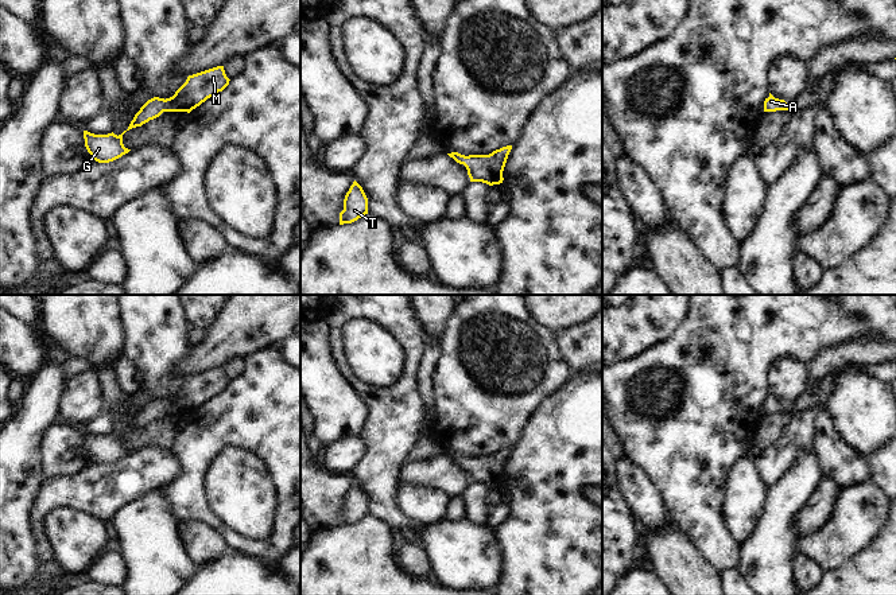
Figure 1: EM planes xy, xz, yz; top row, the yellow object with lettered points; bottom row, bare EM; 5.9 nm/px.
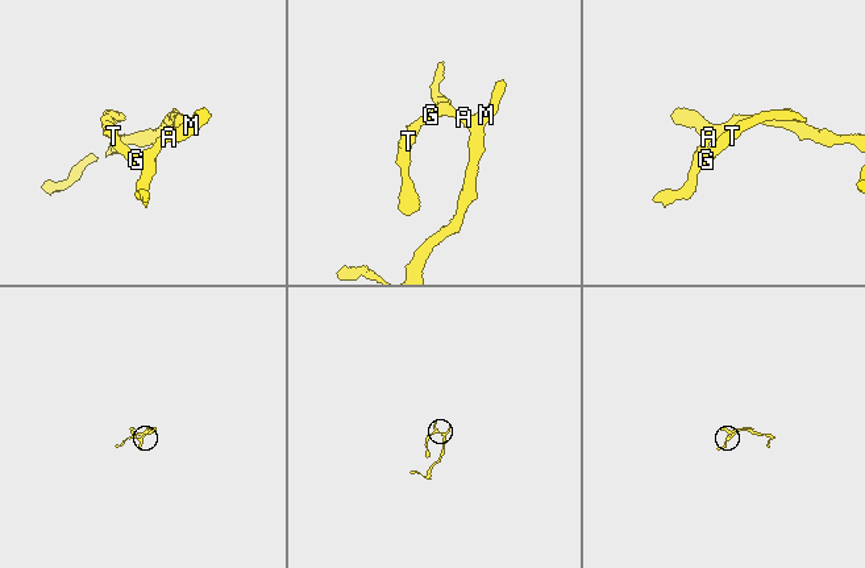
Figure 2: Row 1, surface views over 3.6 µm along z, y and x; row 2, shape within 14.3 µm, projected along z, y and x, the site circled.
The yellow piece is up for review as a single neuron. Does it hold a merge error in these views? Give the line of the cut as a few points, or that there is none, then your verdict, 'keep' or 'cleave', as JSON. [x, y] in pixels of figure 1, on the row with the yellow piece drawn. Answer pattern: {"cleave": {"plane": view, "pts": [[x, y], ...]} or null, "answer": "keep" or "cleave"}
{"cleave": null, "answer": "keep"}

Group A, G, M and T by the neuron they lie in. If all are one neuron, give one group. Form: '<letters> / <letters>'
A G M T

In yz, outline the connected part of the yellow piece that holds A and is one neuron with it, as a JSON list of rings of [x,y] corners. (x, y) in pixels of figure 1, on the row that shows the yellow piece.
[[[771,93],[764,101],[764,112],[788,110],[790,106],[784,100],[775,98]]]

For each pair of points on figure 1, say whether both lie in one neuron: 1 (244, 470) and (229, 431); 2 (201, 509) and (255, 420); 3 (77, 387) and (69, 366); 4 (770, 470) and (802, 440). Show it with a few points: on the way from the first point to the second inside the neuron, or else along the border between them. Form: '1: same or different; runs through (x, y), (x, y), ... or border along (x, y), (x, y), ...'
1: different; border along (263, 462), (248, 451), (222, 448), (209, 466)
2: same; runs through (194, 482), (194, 462), (228, 428)
3: different; border along (90, 368), (68, 380)
4: same; runs through (778, 462), (794, 446)

